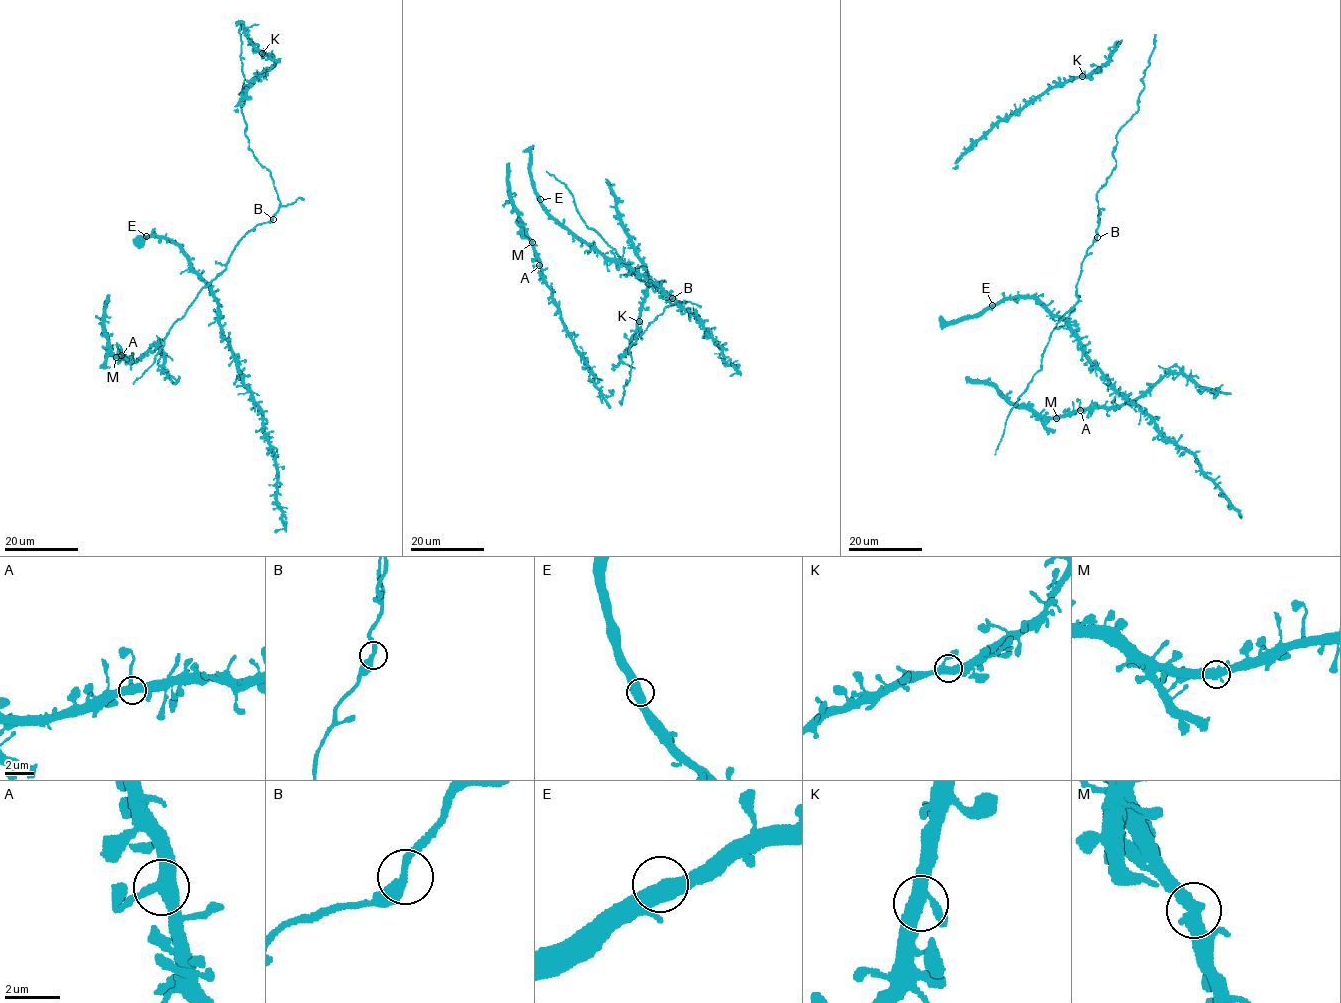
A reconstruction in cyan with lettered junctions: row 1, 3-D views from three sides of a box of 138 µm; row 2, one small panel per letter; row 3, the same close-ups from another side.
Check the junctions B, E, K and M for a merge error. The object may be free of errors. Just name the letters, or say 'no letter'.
no letter

